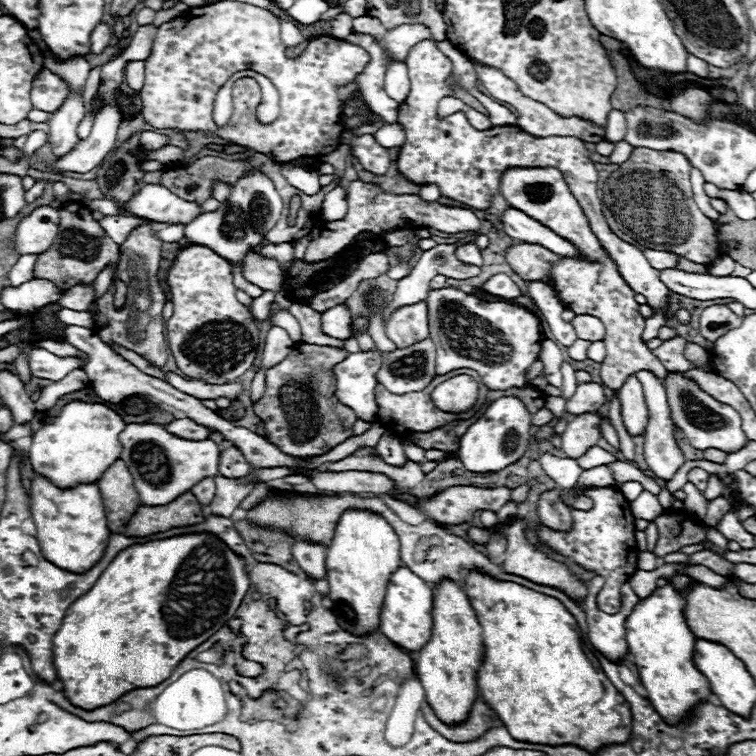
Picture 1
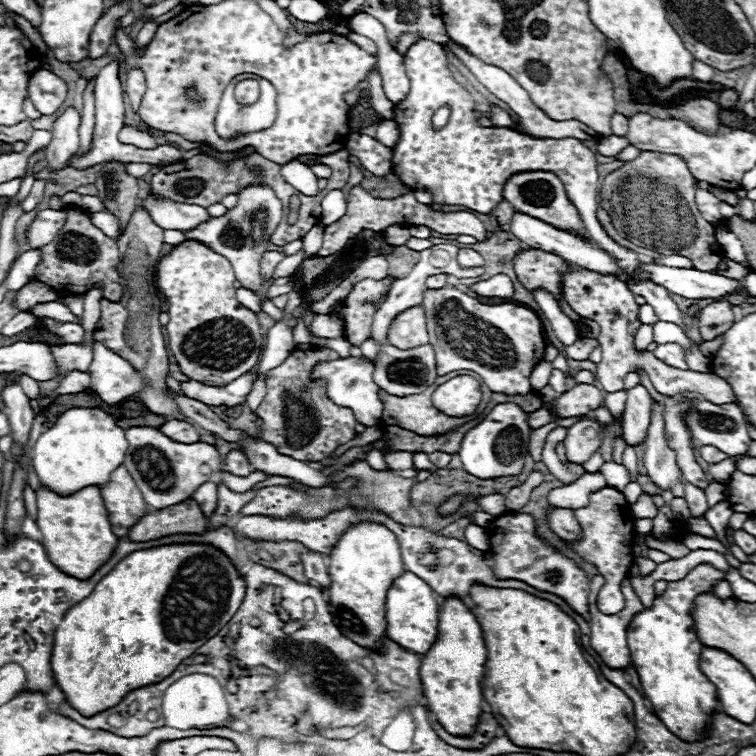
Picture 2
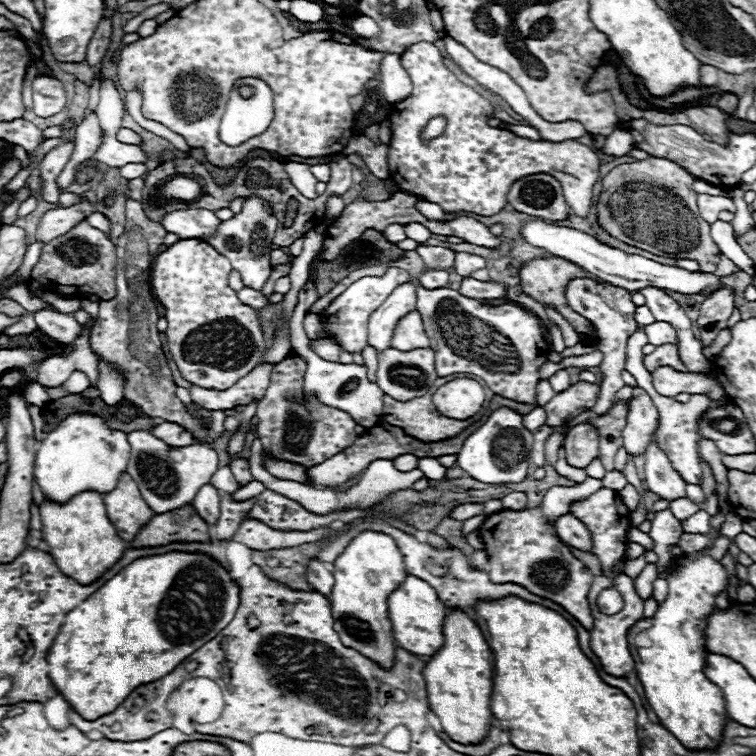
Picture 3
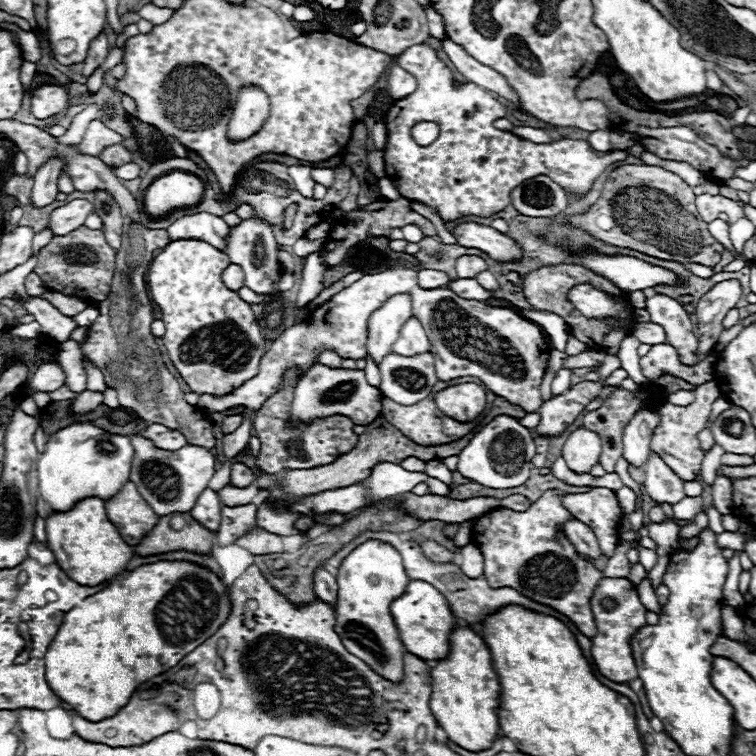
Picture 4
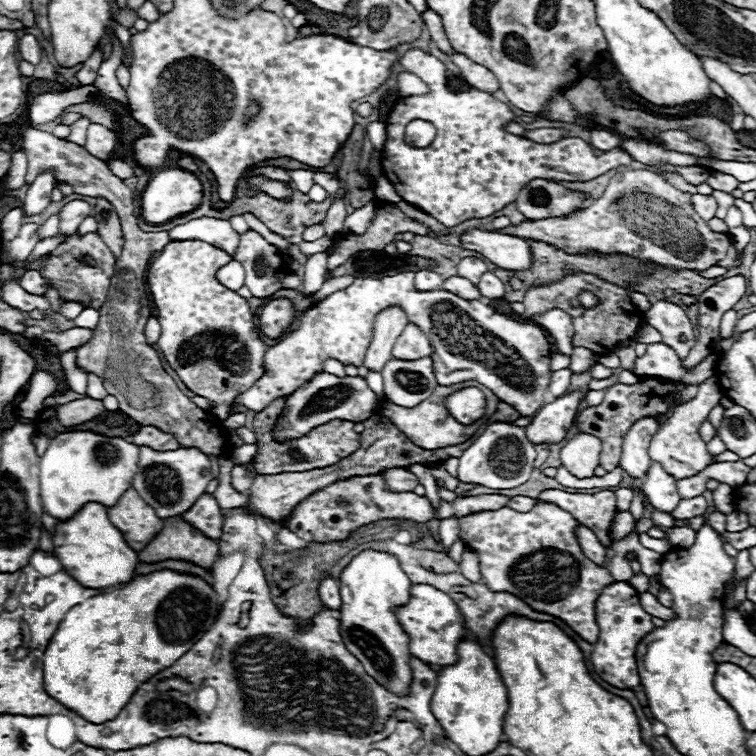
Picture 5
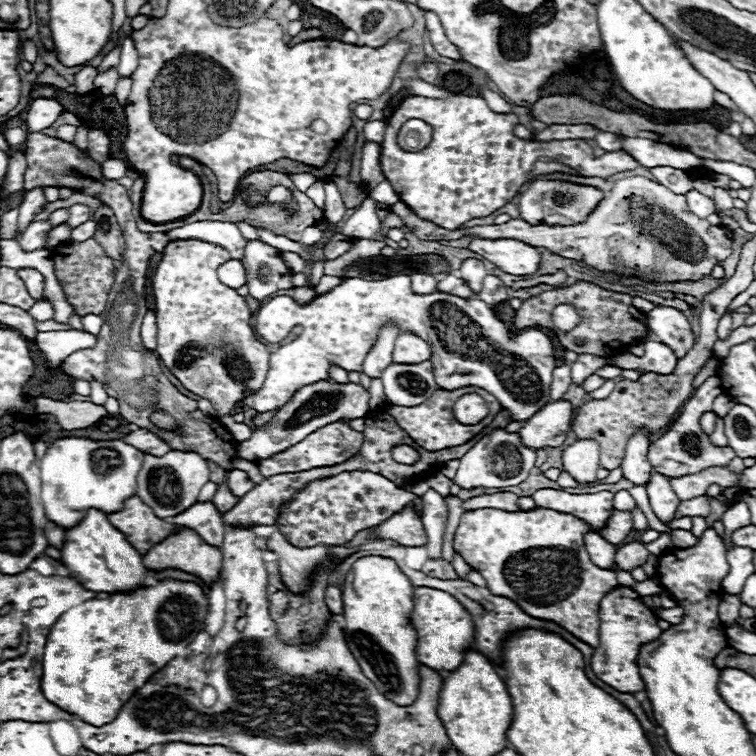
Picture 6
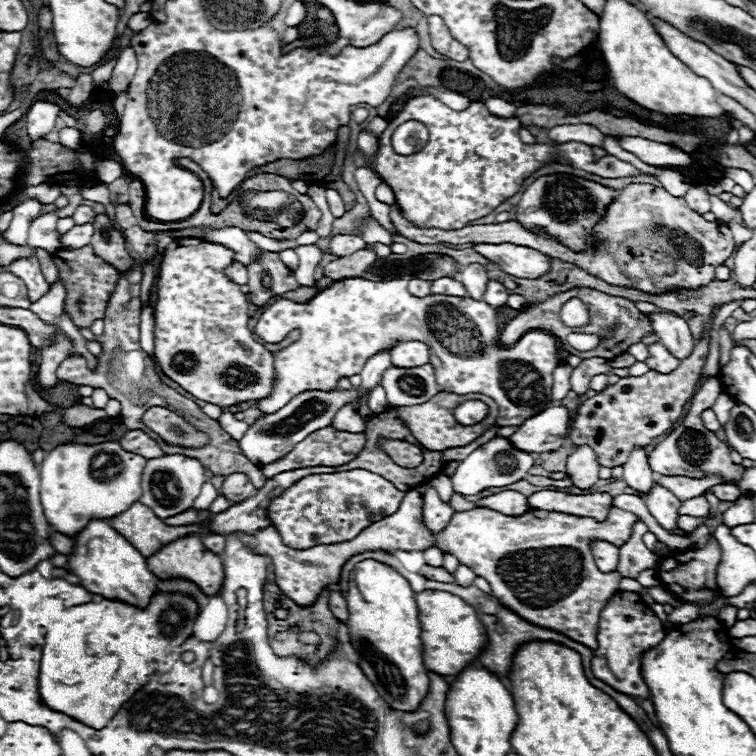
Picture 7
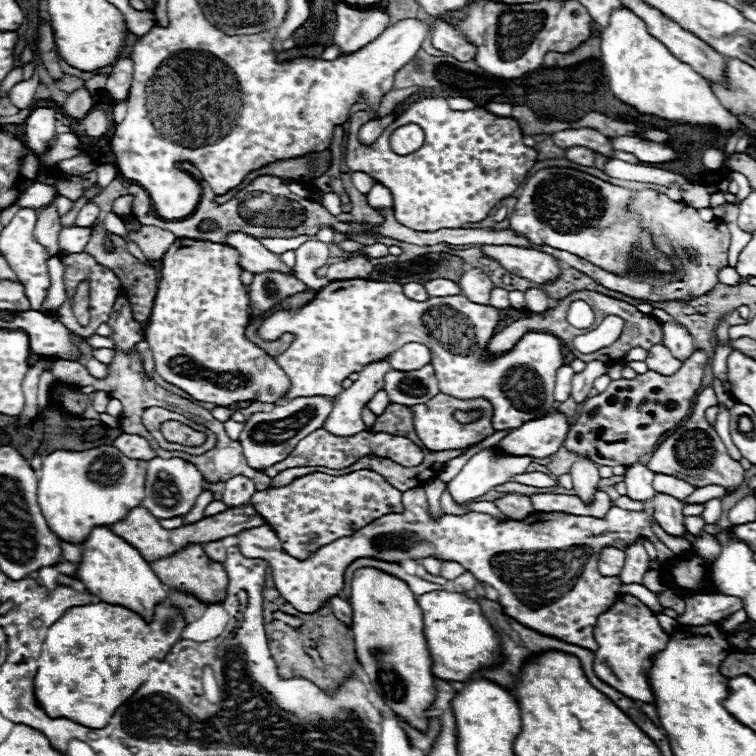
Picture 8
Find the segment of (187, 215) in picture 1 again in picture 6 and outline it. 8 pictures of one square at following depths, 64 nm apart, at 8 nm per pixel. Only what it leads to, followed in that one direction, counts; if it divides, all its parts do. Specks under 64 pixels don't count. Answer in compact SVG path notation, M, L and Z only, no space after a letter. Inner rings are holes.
M192 222L168 232L170 240L204 240L226 248L234 260L244 258L246 238L240 234L238 226L232 222Z

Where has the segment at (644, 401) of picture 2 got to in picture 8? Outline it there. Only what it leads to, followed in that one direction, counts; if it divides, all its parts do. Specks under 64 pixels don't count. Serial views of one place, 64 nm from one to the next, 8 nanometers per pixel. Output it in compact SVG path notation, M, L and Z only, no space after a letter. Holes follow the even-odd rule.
M630 464L626 468L626 474L624 474L624 482L628 486L628 496L632 500L640 500L640 502L646 502L650 498L654 498L654 488L652 488L652 472L642 466L642 464Z

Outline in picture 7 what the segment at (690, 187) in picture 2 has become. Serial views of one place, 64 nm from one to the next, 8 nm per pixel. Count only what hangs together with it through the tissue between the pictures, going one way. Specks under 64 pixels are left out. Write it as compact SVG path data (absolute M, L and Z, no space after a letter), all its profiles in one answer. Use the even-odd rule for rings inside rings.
M630 184L624 190L620 190L618 198L614 200L614 204L608 210L606 220L596 228L598 238L602 238L606 244L602 244L600 252L572 252L562 244L556 244L554 240L550 240L548 236L540 234L534 236L532 232L524 230L516 220L510 222L502 222L502 224L486 224L486 226L466 226L460 230L438 230L438 228L416 228L412 226L408 220L402 218L400 210L396 204L392 204L390 210L390 222L396 228L398 236L404 236L412 242L418 244L438 244L438 242L450 242L450 244L502 244L502 242L510 242L510 244L520 244L520 246L528 246L528 248L536 248L538 252L544 252L552 258L560 258L564 262L570 262L582 270L586 270L588 274L612 284L612 286L622 286L622 288L634 288L634 290L642 290L646 294L664 294L664 292L676 292L676 288L684 288L684 290L696 290L702 288L706 284L710 284L714 280L714 270L716 266L724 264L732 252L734 252L734 240L732 240L732 232L726 224L722 222L706 222L698 212L690 210L684 198L674 198L670 196L664 188L656 188L650 184Z

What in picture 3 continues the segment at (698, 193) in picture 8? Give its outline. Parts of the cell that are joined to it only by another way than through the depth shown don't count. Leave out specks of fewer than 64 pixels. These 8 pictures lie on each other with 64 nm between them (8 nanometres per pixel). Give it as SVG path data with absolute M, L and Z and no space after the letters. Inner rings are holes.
M698 194L698 210L700 210L700 216L712 224L718 220L718 214L722 210L728 210L728 212L736 212L736 206L732 202L732 198L714 198L714 196L708 196L708 194Z

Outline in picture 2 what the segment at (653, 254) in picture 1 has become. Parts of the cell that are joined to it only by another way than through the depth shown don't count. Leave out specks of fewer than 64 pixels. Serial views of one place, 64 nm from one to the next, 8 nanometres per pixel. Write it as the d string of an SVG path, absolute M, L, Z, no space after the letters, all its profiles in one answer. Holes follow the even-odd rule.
M672 254L672 256L662 256L662 260L656 260L658 264L668 264L668 266L674 266L674 268L692 268L694 264L684 258L684 256L678 256L678 254Z

